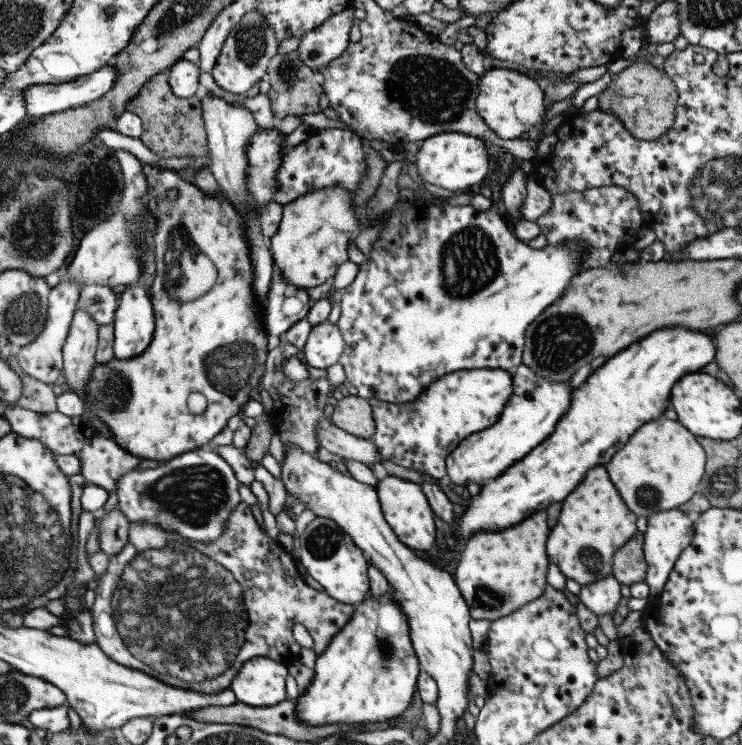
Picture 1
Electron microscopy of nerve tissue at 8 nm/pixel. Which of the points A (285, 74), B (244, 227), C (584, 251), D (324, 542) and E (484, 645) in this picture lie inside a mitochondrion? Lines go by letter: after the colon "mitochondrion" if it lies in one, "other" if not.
A: mitochondrion
B: other
C: other
D: mitochondrion
E: other

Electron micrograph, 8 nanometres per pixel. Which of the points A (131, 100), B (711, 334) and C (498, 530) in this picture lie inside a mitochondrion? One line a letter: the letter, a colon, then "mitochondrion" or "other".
A: other
B: other
C: other

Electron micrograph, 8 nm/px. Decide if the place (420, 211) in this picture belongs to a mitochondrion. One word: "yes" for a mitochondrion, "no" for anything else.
no

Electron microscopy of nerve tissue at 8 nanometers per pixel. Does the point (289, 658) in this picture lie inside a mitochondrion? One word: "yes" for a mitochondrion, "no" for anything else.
no

